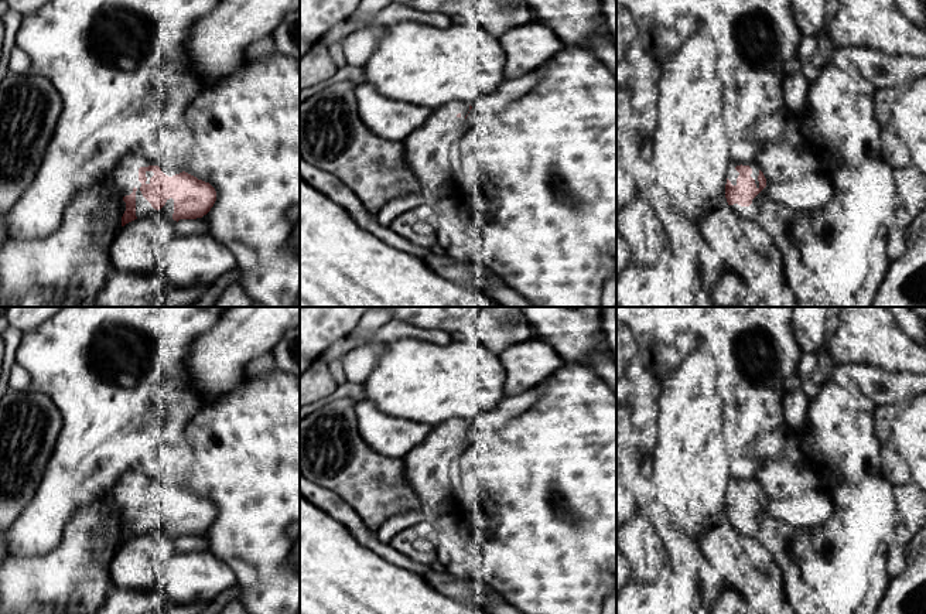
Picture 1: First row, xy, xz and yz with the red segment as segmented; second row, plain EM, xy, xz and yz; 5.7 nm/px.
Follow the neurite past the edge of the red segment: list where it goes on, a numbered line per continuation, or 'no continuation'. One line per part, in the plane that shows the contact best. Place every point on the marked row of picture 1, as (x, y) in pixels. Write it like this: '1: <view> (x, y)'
1: xy (125, 173)

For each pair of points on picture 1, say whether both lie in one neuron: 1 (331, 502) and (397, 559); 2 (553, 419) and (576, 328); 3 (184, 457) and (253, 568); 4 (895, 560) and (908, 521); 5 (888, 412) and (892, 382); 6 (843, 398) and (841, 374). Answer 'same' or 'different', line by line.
1: same
2: different
3: different
4: same
5: different
6: different

